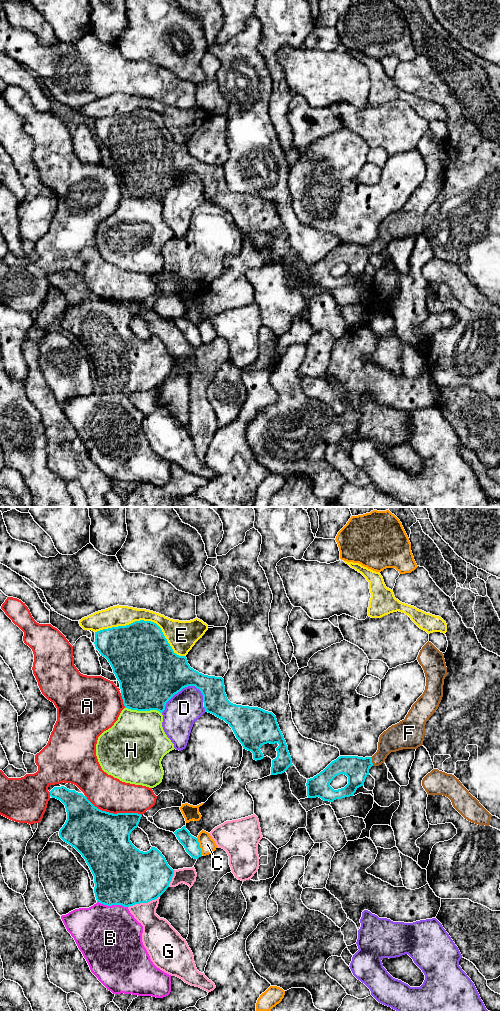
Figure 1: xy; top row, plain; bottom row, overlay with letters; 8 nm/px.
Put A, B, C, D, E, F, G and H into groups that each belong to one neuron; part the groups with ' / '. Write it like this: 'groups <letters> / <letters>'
groups A / B / C / D / E / F / G / H

